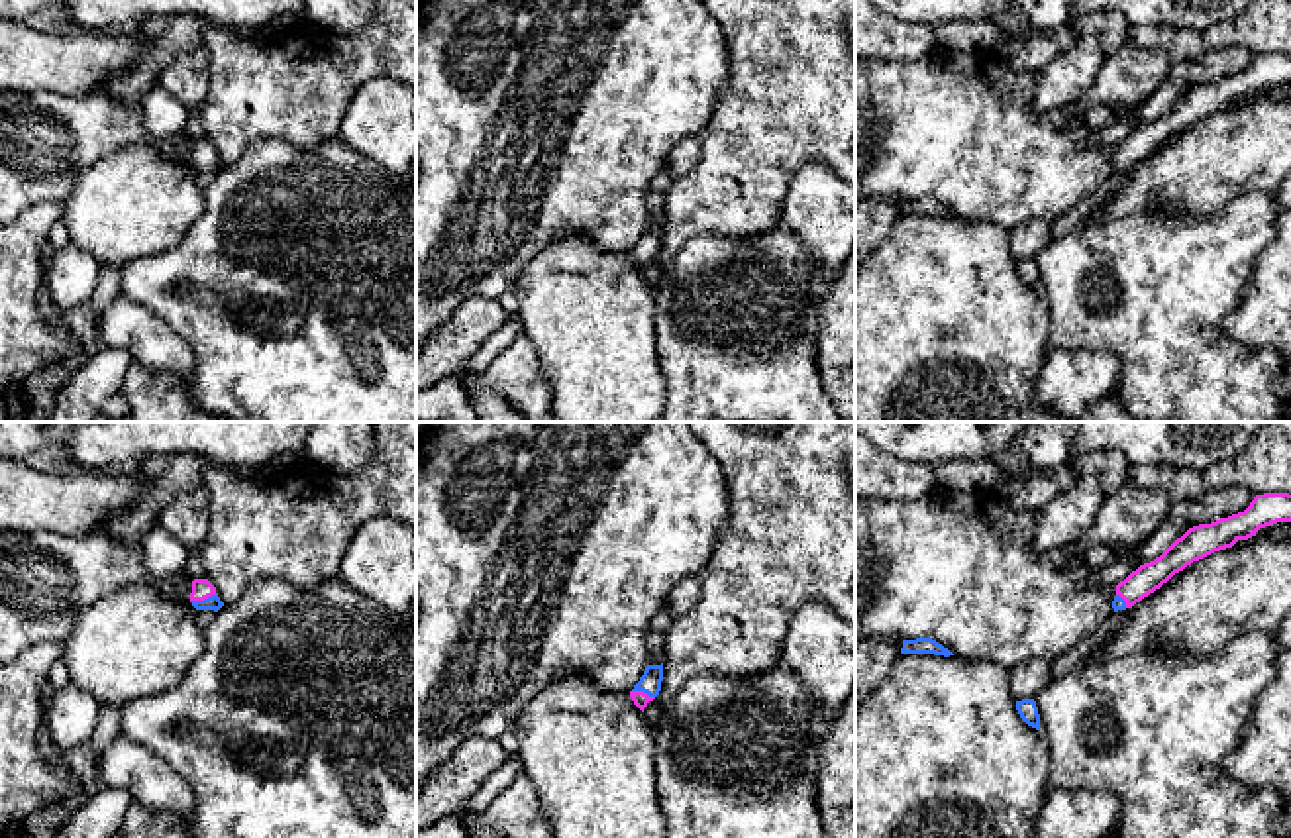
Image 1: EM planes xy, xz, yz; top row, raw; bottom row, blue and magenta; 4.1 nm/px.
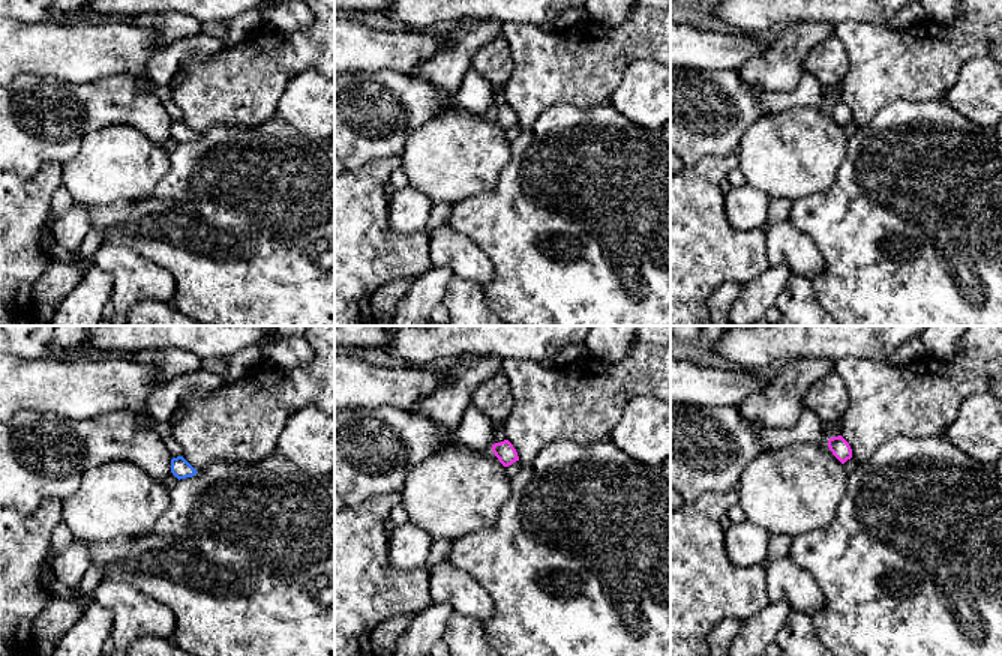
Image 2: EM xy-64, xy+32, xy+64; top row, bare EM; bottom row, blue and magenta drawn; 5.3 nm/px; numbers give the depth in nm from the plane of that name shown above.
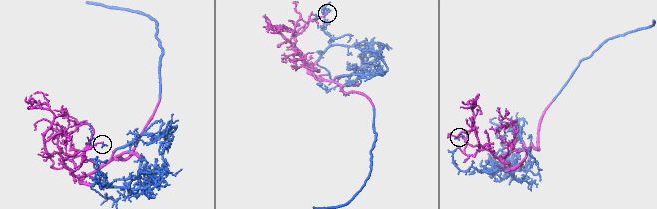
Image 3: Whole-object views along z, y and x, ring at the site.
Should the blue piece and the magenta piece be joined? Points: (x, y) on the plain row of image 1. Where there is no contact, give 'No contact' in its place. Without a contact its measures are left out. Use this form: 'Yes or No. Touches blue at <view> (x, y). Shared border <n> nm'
Yes. Touches blue at xy (205, 159). Shared border 120 nm

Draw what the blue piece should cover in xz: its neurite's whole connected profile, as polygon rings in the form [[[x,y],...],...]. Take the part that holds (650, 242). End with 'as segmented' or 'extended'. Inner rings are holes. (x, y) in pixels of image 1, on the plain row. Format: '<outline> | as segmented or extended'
[[[663,224],[647,226],[640,241],[630,251],[634,265],[644,273],[649,261],[653,261],[661,251]]] | extended

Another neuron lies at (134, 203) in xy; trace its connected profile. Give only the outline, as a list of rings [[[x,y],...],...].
[[[126,147],[77,175],[61,220],[71,243],[106,267],[177,247],[204,208],[192,163]]]

